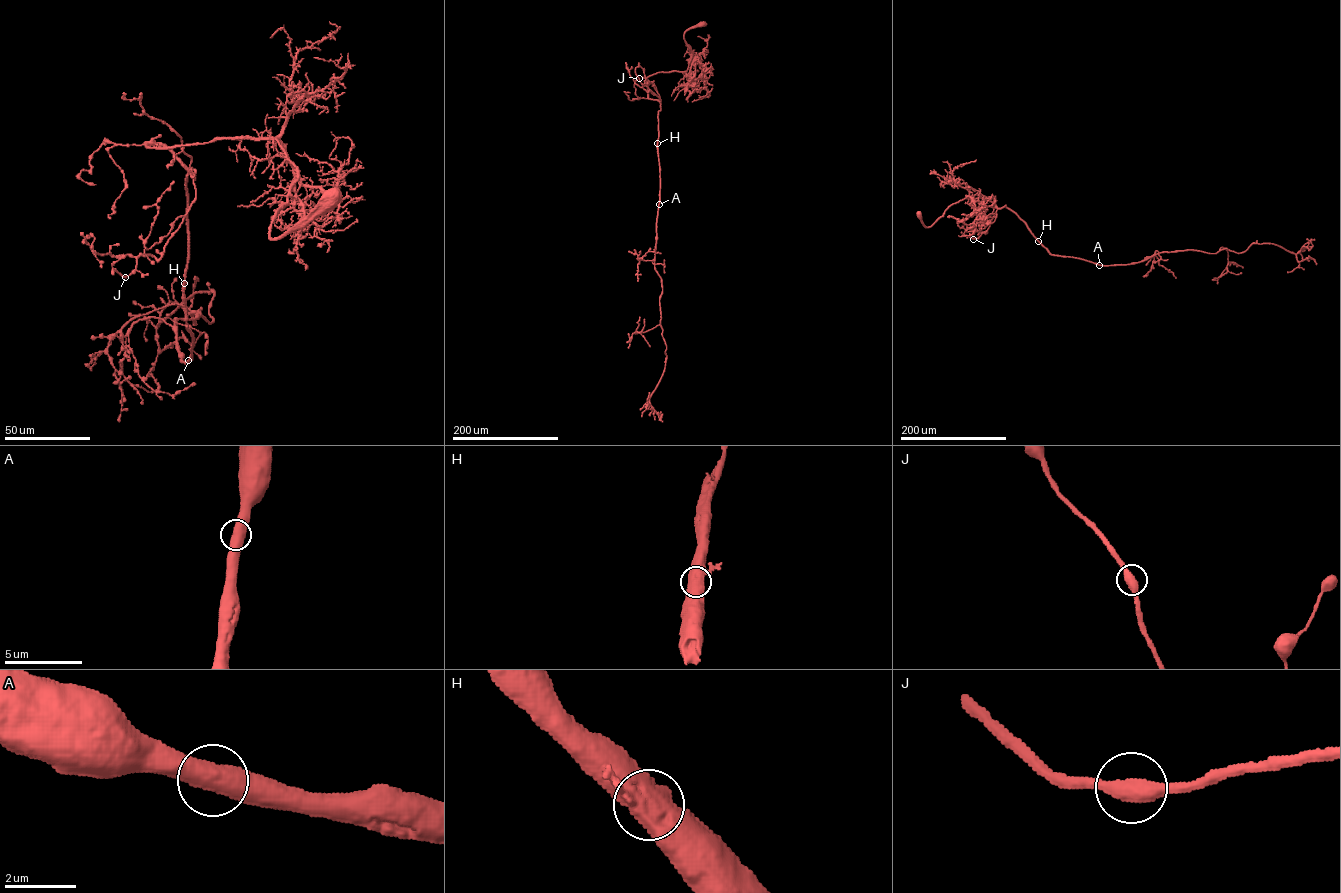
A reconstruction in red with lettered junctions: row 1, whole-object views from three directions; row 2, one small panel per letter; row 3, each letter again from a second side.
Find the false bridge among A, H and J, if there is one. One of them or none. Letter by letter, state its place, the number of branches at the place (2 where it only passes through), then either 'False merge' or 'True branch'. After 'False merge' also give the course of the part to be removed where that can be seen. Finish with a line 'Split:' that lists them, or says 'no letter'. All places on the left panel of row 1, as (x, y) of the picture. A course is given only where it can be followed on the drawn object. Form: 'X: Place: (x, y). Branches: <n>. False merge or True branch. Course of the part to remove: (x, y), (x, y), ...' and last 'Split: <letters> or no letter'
A: Place: (188, 360). Branches: 2. True branch
H: Place: (184, 283). Branches: 2. True branch
J: Place: (125, 277). Branches: 2. True branch
Split: no letter

